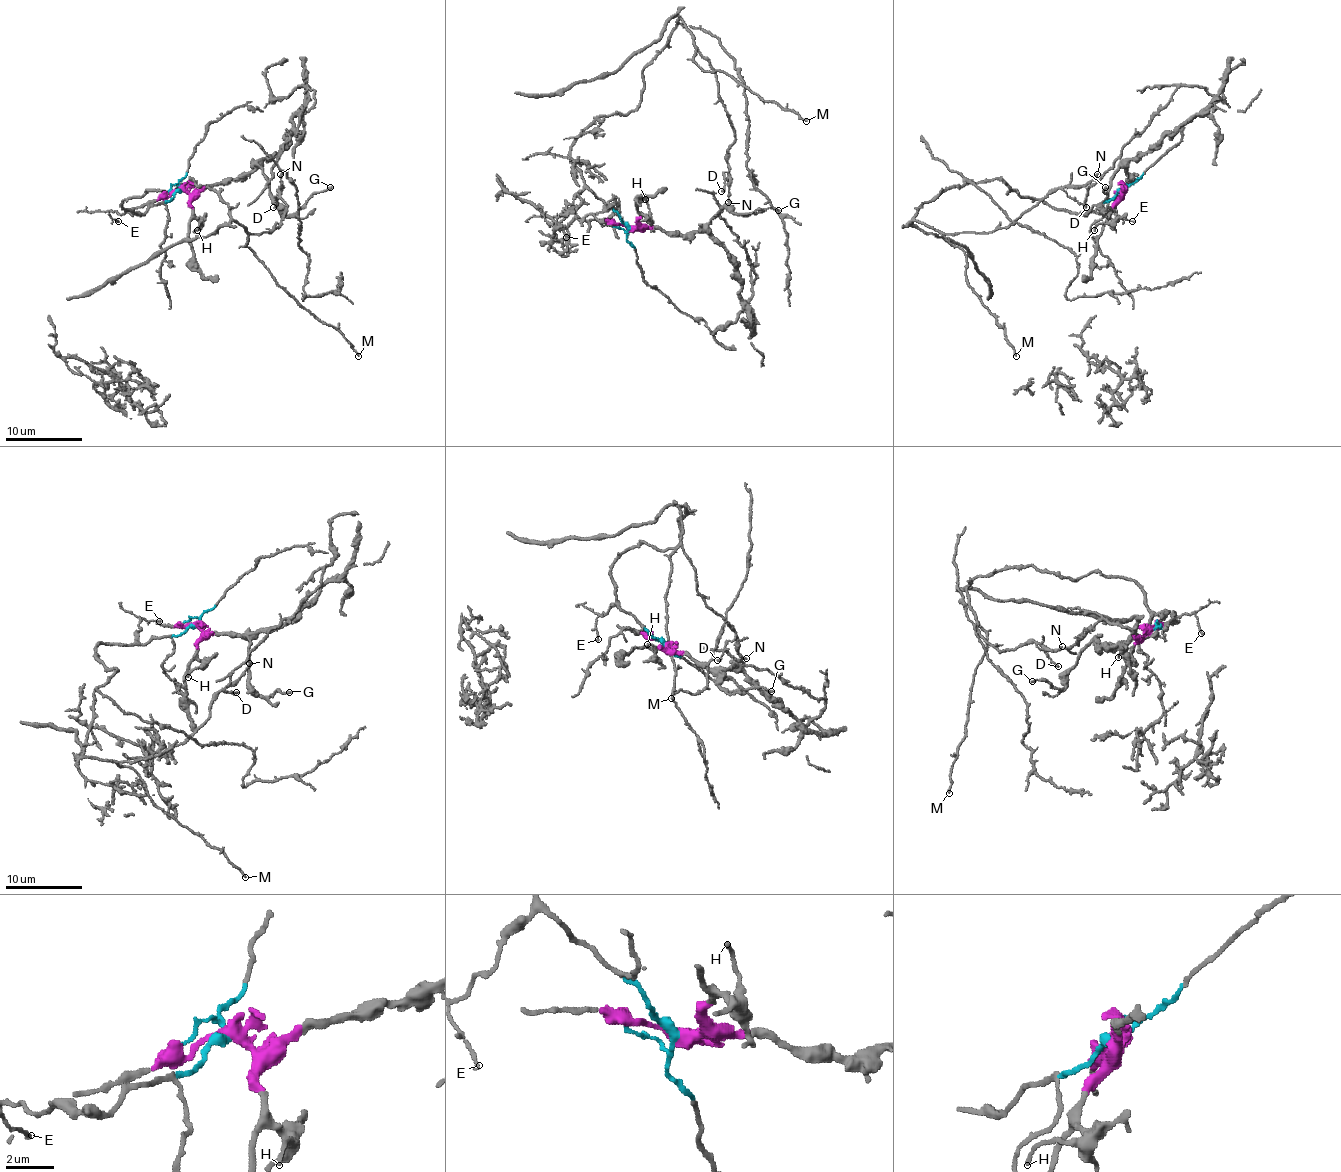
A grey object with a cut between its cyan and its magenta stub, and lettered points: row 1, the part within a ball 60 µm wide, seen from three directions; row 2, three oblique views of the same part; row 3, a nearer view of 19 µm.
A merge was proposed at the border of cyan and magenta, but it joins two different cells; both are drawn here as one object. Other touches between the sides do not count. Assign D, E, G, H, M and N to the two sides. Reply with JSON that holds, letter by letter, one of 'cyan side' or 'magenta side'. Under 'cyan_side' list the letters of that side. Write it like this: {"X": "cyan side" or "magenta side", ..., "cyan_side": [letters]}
{"D": "cyan side", "E": "cyan side", "G": "magenta side", "H": "magenta side", "M": "cyan side", "N": "cyan side", "cyan_side": ["D", "E", "M", "N"]}

